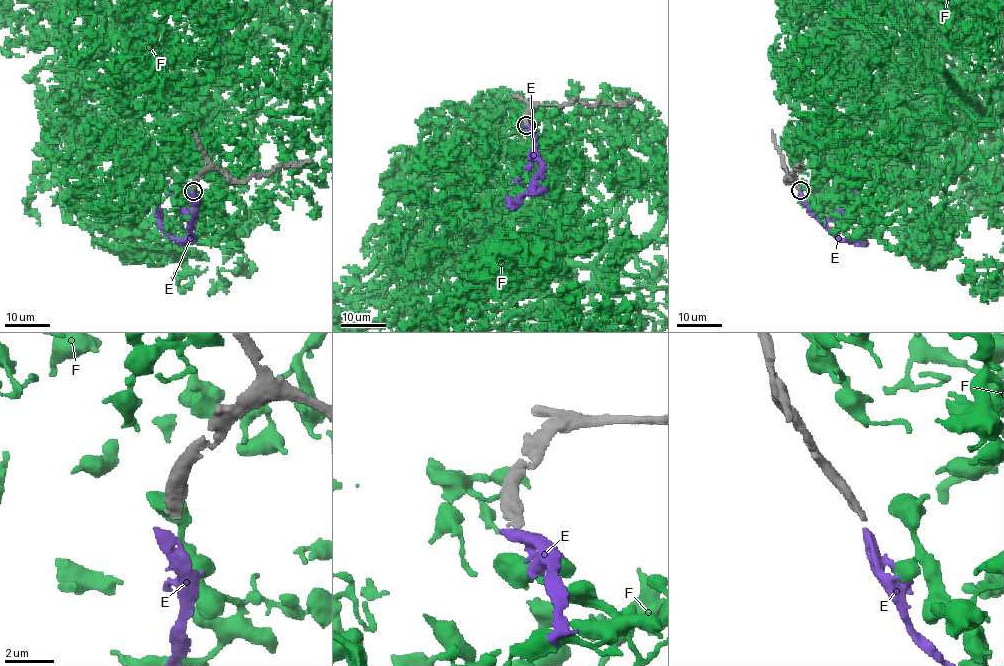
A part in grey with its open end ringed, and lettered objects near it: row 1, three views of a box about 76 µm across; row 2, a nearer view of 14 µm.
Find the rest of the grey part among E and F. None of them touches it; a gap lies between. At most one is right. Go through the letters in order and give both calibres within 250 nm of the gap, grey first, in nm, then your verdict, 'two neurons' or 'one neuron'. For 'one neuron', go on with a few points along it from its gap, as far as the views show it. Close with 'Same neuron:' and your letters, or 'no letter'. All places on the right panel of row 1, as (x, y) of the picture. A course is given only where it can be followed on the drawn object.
E: calibres 340 and 500 nm; one neuron
F: calibres 340 and 700 nm; two neurons
Same neuron: E

